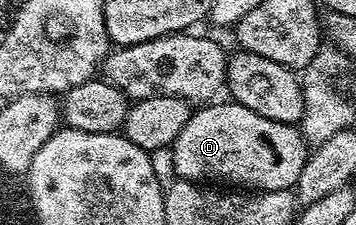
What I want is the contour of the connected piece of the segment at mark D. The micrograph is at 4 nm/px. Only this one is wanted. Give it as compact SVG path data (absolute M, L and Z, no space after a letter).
M212 102L207 106L197 107L186 122L186 126L182 126L176 141L170 145L175 175L181 180L193 182L204 182L207 181L207 176L217 176L218 179L228 183L225 185L239 186L244 190L283 192L291 189L296 183L298 174L302 174L302 166L308 161L310 151L299 127L262 118L262 114L254 114L254 110L235 102L220 103Z

